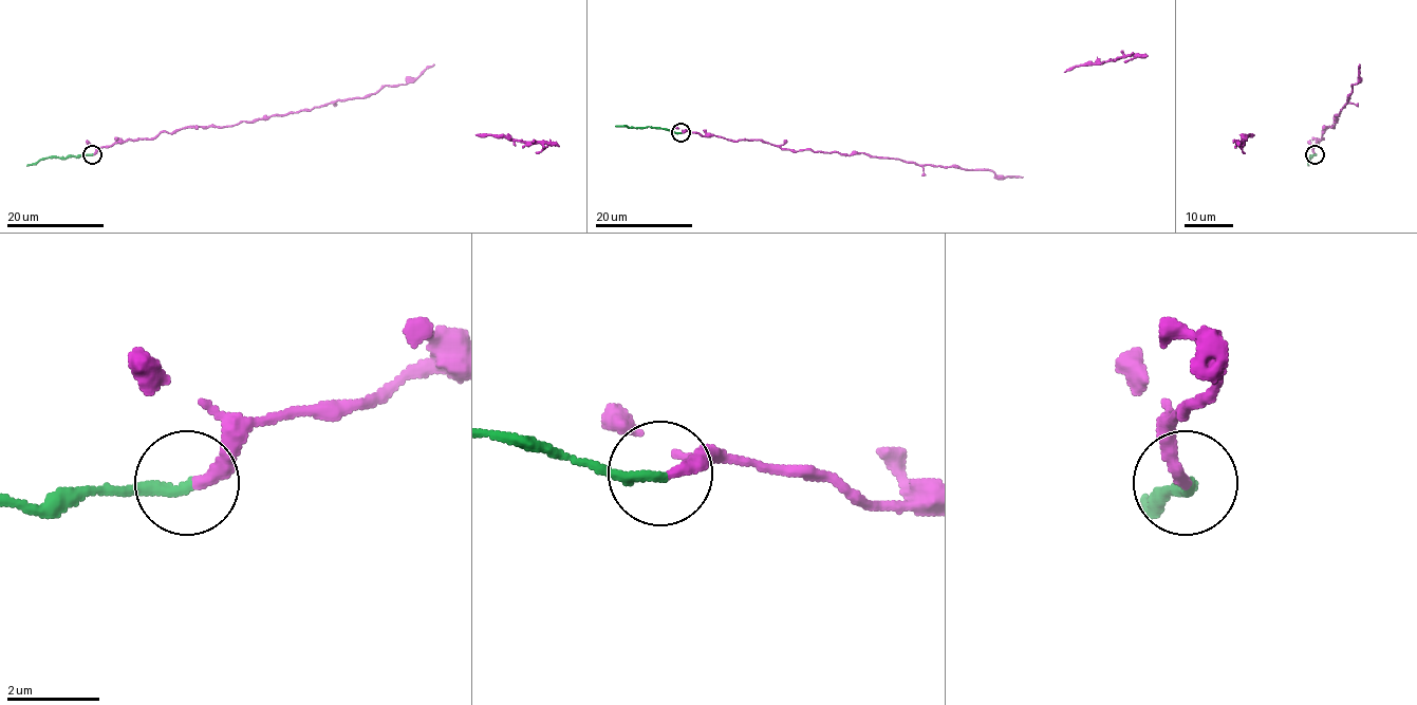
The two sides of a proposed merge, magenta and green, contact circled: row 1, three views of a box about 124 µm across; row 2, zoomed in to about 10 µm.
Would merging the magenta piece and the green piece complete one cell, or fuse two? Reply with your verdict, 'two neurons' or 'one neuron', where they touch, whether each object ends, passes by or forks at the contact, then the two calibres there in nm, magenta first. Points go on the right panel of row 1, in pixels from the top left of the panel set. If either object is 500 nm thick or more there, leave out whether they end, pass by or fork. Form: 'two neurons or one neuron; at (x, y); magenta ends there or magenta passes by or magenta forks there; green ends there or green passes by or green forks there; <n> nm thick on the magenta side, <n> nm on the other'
one neuron; at (1315, 154); magenta ends there; green ends there; 280 nm thick on the magenta side, 240 nm on the other

